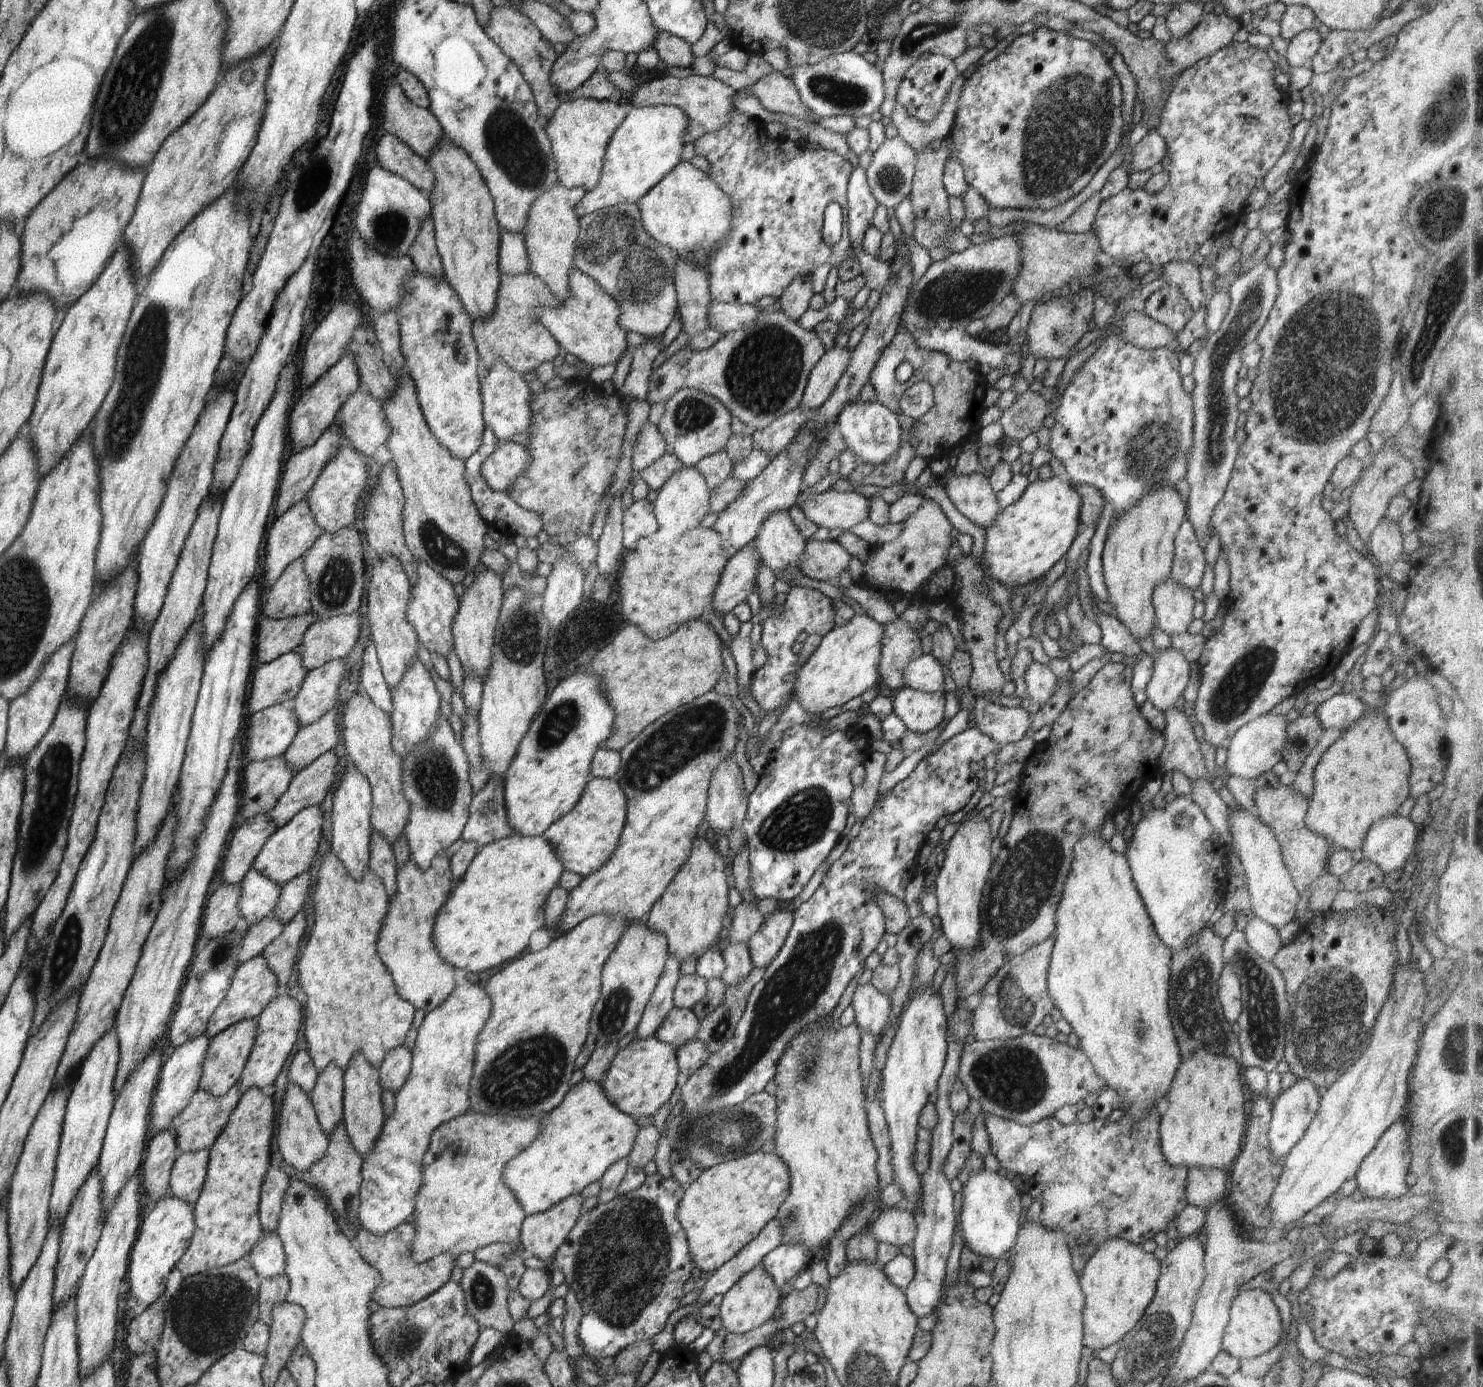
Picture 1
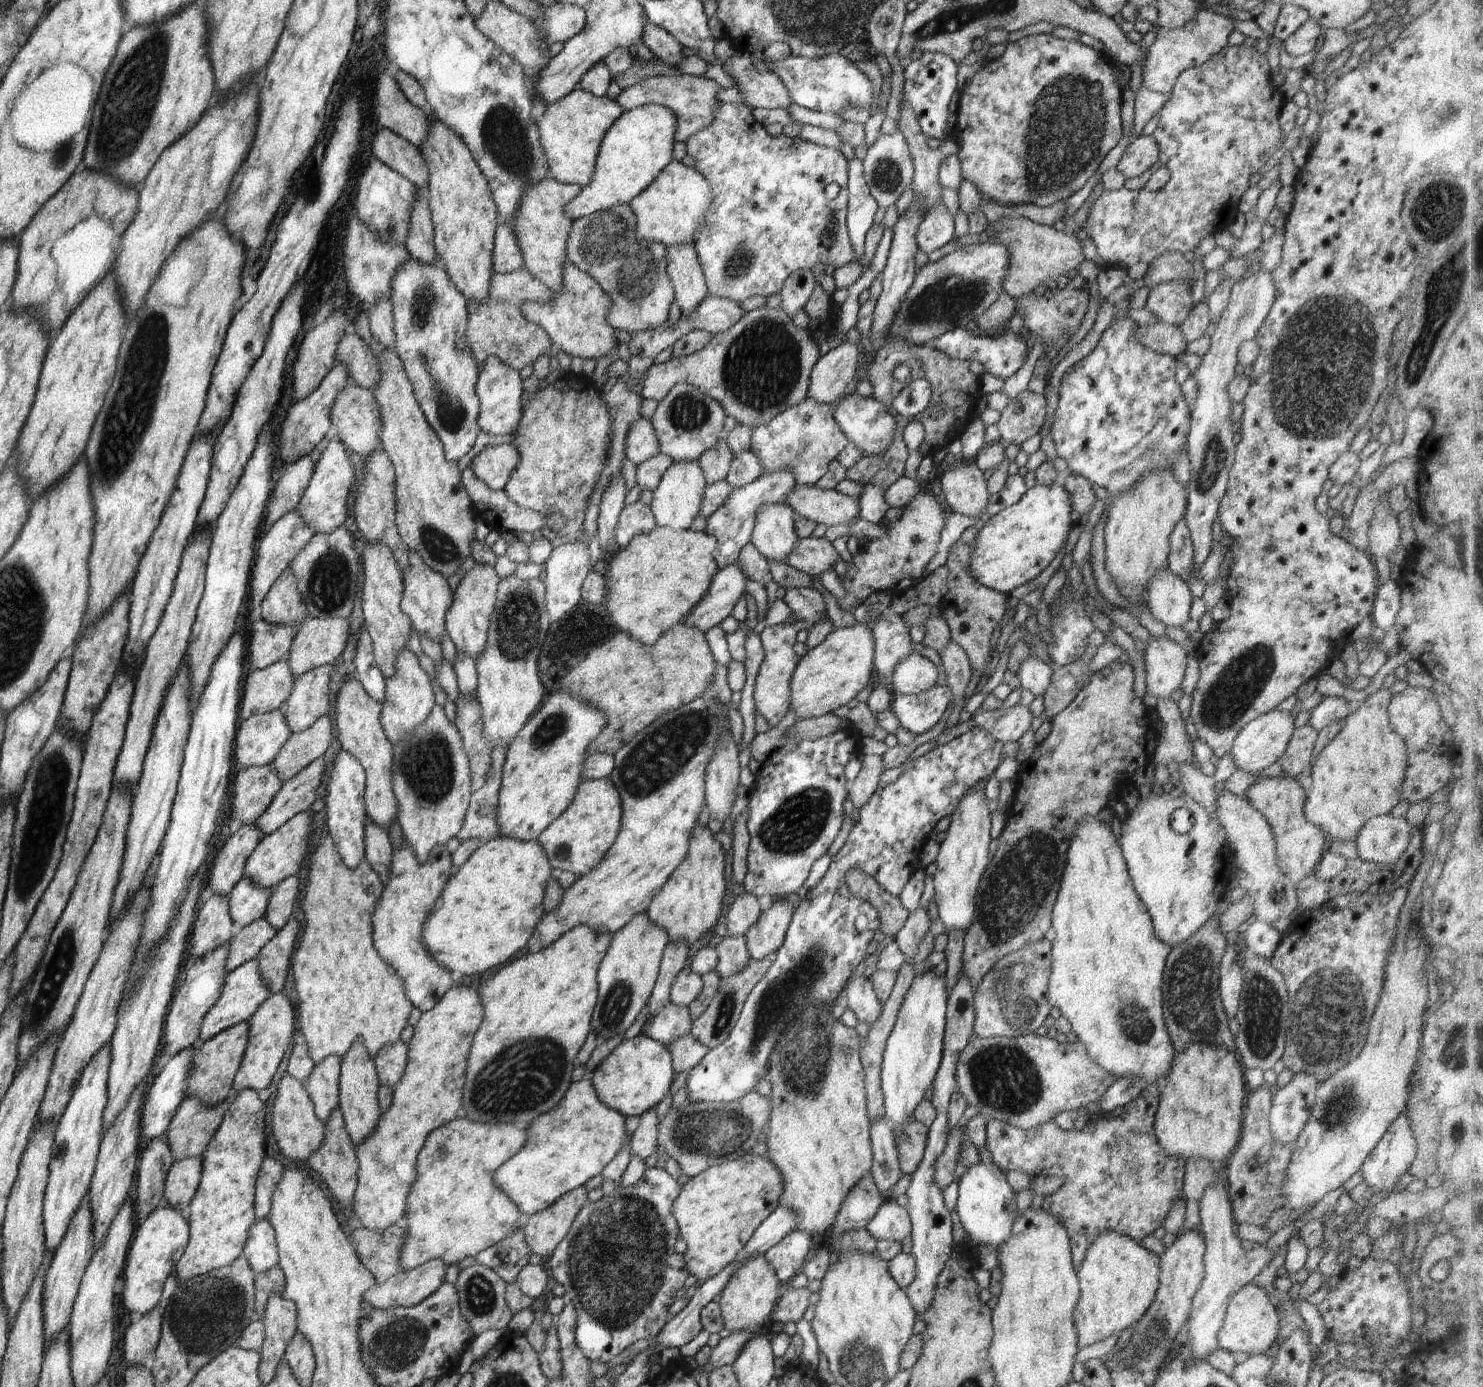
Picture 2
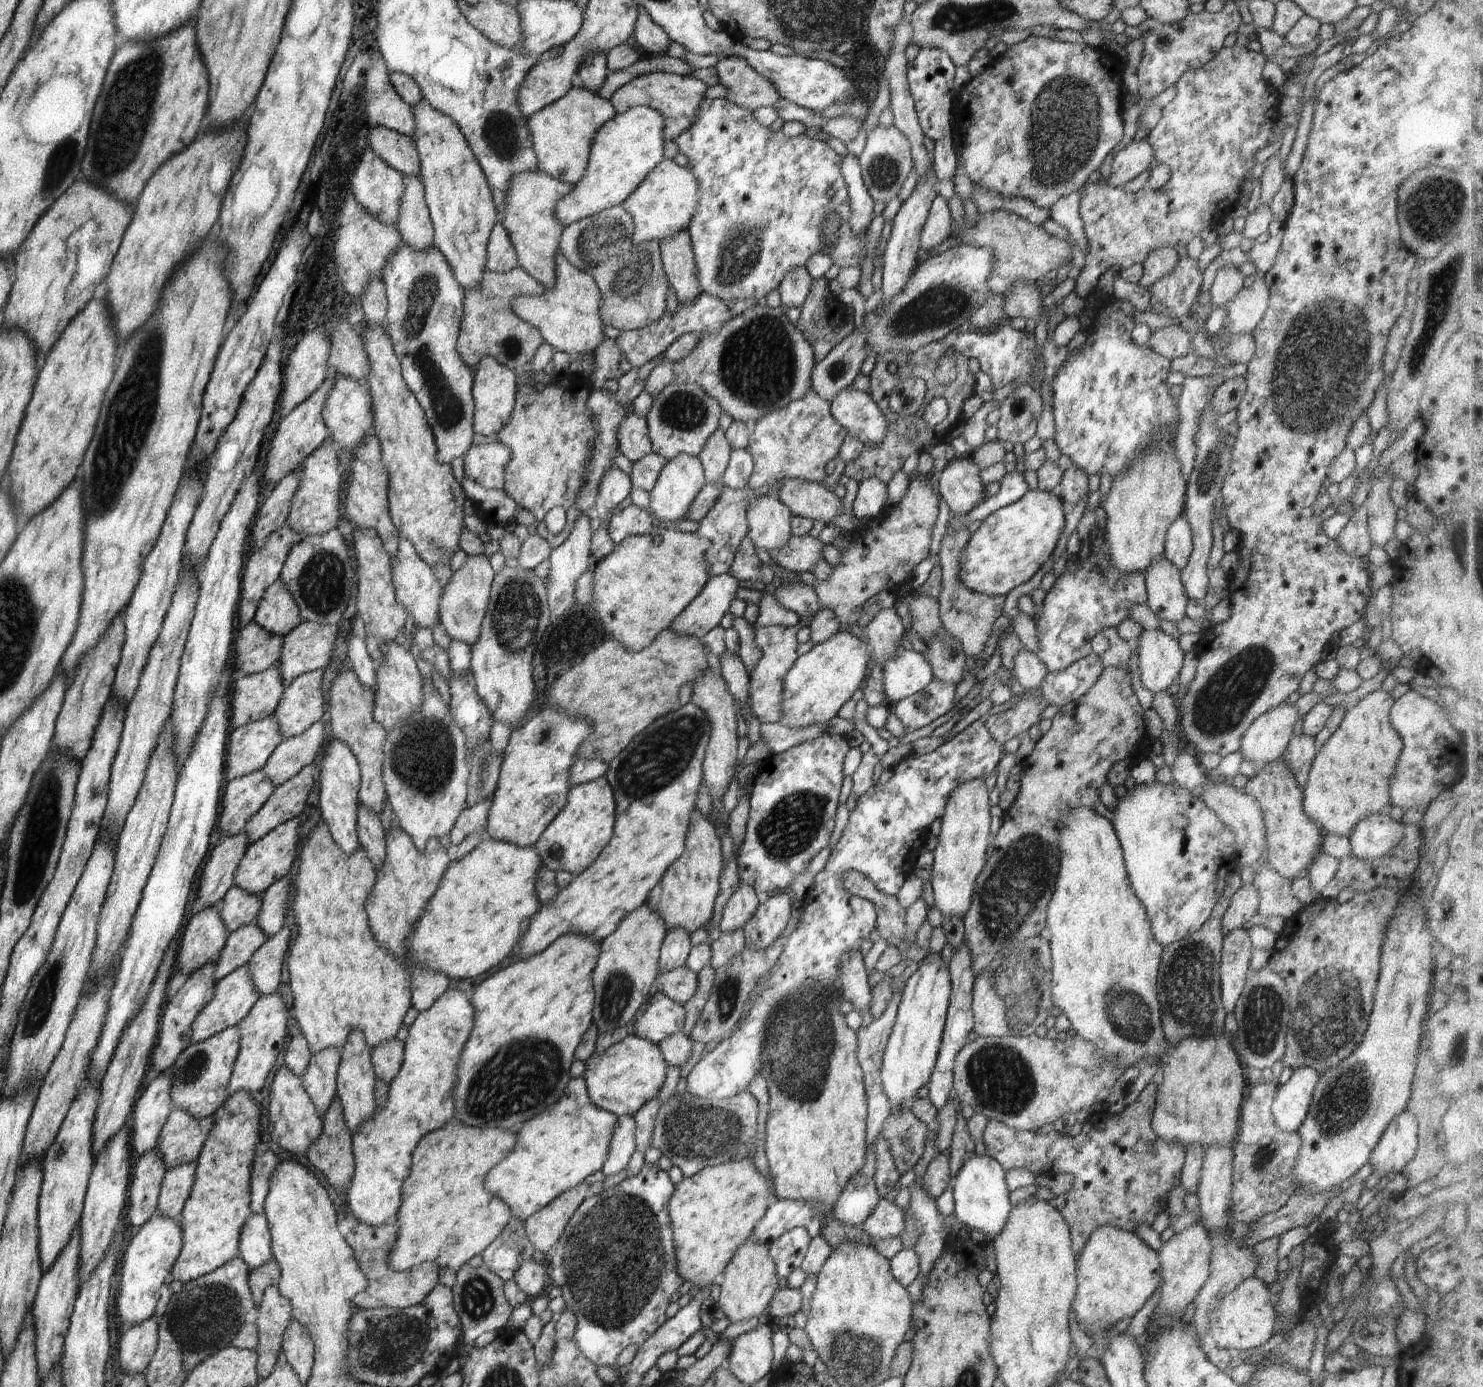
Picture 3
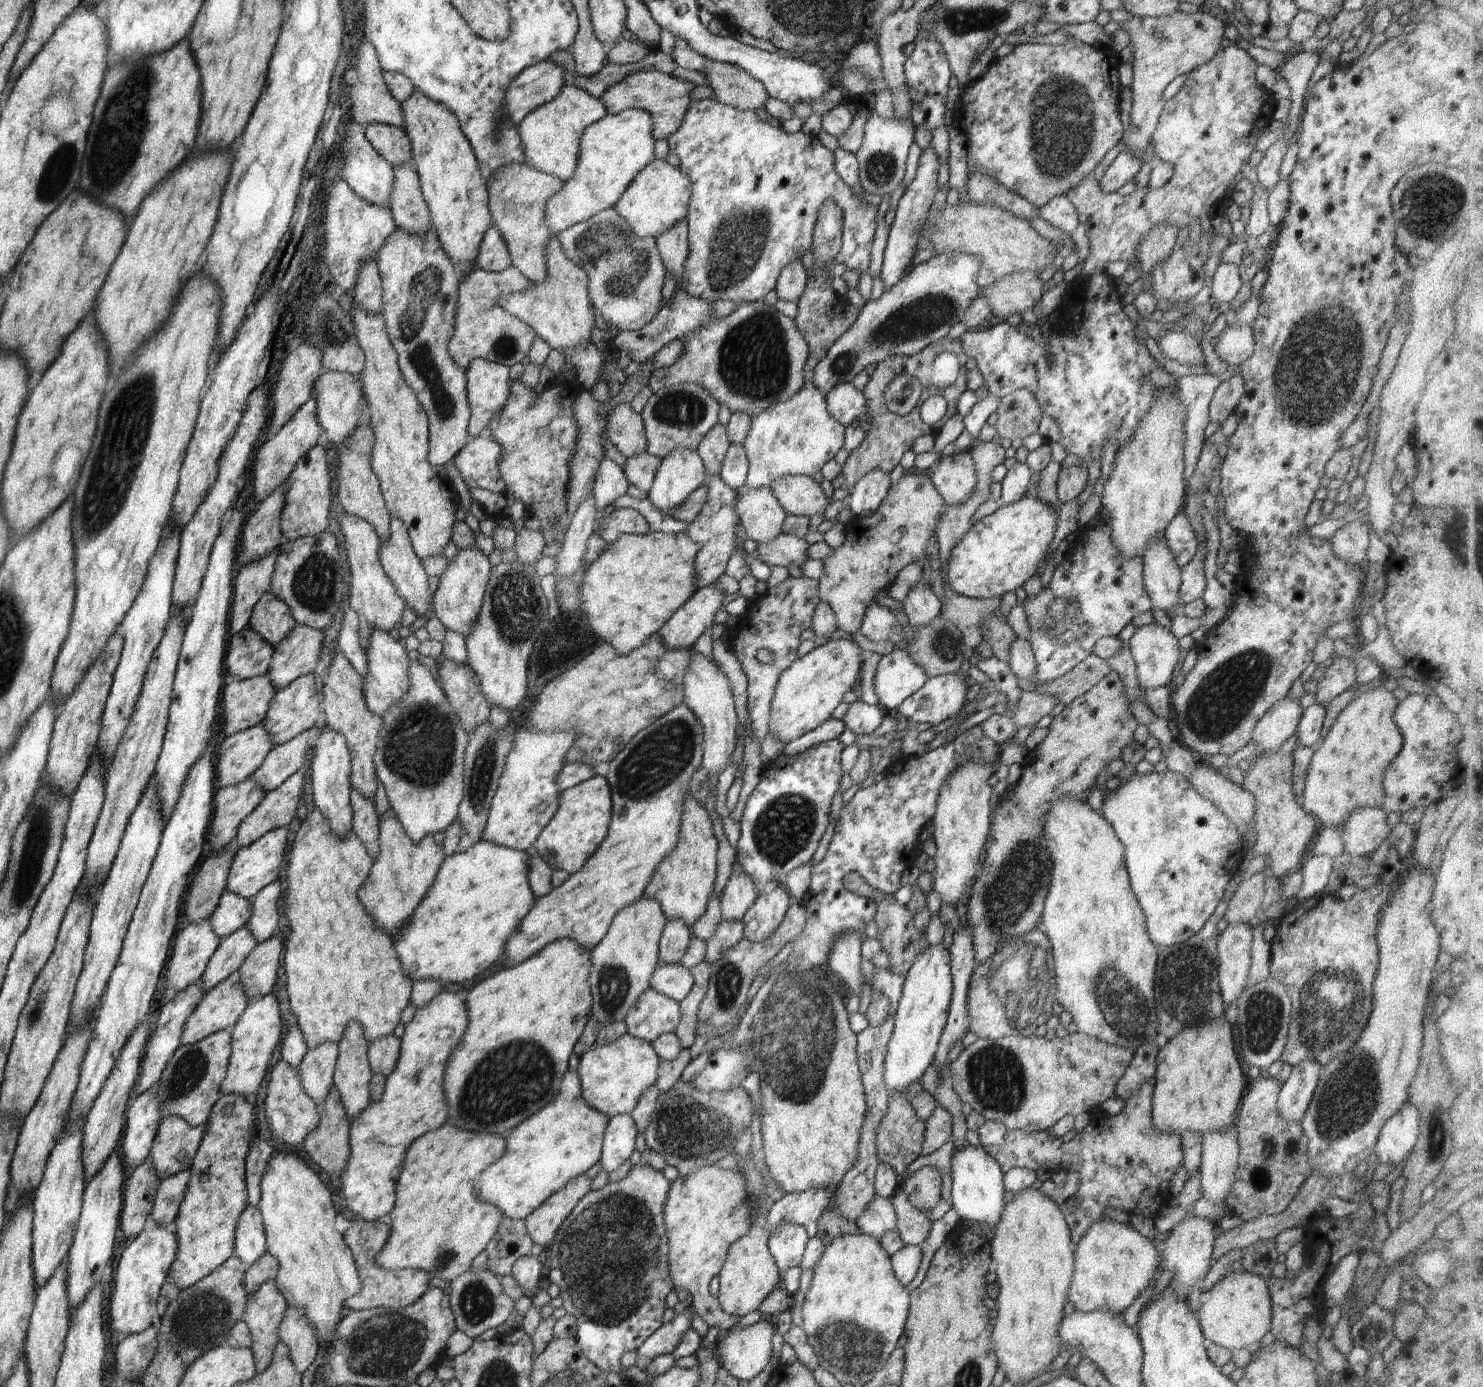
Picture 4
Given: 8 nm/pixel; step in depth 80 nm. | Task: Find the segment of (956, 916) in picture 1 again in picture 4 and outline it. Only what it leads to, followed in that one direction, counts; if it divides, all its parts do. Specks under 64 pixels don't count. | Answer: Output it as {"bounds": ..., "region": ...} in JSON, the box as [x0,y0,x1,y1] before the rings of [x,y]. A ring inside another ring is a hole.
{"bounds":[932,757,997,905],"region":[[[980,757],[974,761],[964,761],[960,763],[952,772],[951,777],[947,778],[945,785],[942,785],[937,798],[937,805],[934,816],[932,817],[933,837],[936,844],[936,854],[934,862],[936,868],[933,872],[934,890],[940,894],[940,898],[949,905],[954,905],[963,901],[965,890],[969,882],[974,879],[974,870],[978,864],[978,856],[986,844],[986,837],[990,830],[990,796],[994,790],[988,785],[988,778],[995,772],[997,765],[985,763]]]}

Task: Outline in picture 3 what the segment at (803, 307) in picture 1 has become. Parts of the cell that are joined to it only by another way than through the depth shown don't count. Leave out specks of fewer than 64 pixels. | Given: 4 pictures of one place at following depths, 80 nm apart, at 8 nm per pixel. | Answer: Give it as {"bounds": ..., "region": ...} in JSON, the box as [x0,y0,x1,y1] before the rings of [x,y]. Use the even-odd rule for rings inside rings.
{"bounds":[777,267,813,310],"region":[[[806,267],[791,268],[777,288],[781,296],[781,304],[785,310],[792,306],[802,306],[812,286],[813,278],[810,277]]]}

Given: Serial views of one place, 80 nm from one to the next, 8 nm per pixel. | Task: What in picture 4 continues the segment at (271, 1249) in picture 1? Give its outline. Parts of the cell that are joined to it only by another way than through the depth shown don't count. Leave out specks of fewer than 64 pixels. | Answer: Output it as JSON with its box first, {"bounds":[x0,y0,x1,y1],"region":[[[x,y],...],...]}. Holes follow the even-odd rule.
{"bounds":[233,1204,267,1266],"region":[[[248,1204],[244,1207],[233,1235],[234,1256],[243,1260],[248,1266],[267,1251],[263,1218],[257,1206]]]}

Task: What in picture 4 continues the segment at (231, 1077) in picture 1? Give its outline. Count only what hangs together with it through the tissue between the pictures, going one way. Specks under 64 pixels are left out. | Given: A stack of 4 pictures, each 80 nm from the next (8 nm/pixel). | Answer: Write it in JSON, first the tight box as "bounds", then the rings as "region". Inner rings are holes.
{"bounds":[156,1030,231,1127],"region":[[[224,1030],[211,1034],[193,1045],[180,1045],[175,1050],[156,1086],[162,1120],[168,1117],[180,1117],[193,1127],[207,1122],[211,1108],[222,1098],[220,1084],[227,1075],[231,1040],[231,1032]]]}

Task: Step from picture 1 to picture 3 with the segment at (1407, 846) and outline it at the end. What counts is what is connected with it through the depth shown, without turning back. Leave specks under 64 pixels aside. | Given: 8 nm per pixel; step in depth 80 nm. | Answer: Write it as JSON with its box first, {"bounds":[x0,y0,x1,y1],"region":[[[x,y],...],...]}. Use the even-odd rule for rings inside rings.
{"bounds":[1348,812,1404,859],"region":[[[1387,812],[1372,813],[1365,816],[1354,825],[1348,836],[1352,849],[1351,854],[1359,859],[1375,859],[1391,854],[1393,848],[1399,845],[1401,838],[1404,837],[1403,826],[1402,822],[1392,820]]]}

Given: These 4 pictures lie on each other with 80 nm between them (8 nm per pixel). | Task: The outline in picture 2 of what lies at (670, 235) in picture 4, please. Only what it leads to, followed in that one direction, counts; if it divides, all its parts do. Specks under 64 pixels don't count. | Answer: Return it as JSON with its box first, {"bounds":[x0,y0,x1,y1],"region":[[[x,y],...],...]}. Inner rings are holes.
{"bounds":[666,243,708,315],"region":[[[692,243],[666,246],[667,273],[682,315],[691,315],[708,295],[705,276]]]}

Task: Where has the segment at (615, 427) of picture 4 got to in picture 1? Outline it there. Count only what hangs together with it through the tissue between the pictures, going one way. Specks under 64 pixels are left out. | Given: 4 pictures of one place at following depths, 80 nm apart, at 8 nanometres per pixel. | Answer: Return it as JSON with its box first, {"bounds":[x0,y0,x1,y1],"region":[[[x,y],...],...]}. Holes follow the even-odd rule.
{"bounds":[631,422,667,472],"region":[[[647,422],[639,435],[636,435],[633,447],[631,463],[639,472],[663,457],[667,452],[666,443],[659,433],[656,425]]]}

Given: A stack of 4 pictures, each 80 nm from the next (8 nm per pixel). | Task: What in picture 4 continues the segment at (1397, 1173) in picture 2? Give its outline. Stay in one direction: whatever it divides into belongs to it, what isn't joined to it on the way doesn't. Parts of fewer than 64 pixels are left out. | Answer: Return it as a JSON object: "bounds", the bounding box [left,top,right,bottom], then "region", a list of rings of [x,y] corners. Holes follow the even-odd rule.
{"bounds":[1373,1100,1419,1166],"region":[[[1408,1100],[1384,1123],[1373,1148],[1378,1161],[1396,1166],[1411,1154],[1418,1142],[1419,1118],[1418,1109]]]}

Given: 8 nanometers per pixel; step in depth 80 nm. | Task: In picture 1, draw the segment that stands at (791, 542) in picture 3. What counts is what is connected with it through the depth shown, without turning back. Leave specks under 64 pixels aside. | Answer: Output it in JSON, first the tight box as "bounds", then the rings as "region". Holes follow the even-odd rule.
{"bounds":[799,538,851,581],"region":[[[812,538],[805,542],[799,568],[814,580],[833,581],[839,578],[842,570],[848,568],[851,558],[851,554],[838,541],[817,541]]]}

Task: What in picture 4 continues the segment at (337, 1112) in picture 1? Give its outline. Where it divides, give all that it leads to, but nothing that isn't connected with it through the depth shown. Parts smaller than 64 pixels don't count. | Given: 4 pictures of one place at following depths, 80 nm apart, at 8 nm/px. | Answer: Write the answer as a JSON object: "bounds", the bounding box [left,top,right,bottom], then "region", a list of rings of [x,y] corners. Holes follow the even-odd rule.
{"bounds":[298,1041,338,1111],"region":[[[324,1041],[308,1049],[298,1068],[300,1084],[304,1092],[316,1103],[317,1111],[323,1109],[323,1102],[333,1084],[333,1074],[338,1056],[338,1045]]]}

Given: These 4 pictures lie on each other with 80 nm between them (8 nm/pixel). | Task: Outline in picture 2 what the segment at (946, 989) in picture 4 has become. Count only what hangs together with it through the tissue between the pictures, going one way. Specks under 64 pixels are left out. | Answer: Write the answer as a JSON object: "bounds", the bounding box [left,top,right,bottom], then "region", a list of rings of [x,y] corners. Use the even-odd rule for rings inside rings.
{"bounds":[881,967,949,1134],"region":[[[932,967],[926,968],[919,975],[916,974],[899,1008],[892,1032],[887,1038],[881,1064],[881,1089],[883,1090],[885,1114],[896,1124],[894,1134],[901,1133],[903,1126],[912,1120],[916,1106],[924,1099],[924,1092],[926,1092],[927,1088],[930,1088],[939,1069],[943,1051],[943,1034],[945,1033],[947,1019],[948,997],[949,992],[945,985],[945,975],[937,976]]]}

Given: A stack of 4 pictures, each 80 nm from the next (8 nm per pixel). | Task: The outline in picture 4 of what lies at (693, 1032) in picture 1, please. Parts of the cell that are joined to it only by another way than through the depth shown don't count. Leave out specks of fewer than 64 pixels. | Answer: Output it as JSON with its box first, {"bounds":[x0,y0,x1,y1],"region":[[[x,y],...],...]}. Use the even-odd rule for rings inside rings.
{"bounds":[624,987,680,1043],"region":[[[648,987],[626,1013],[624,1022],[629,1035],[651,1043],[658,1035],[674,1033],[680,1019],[679,1003]]]}

